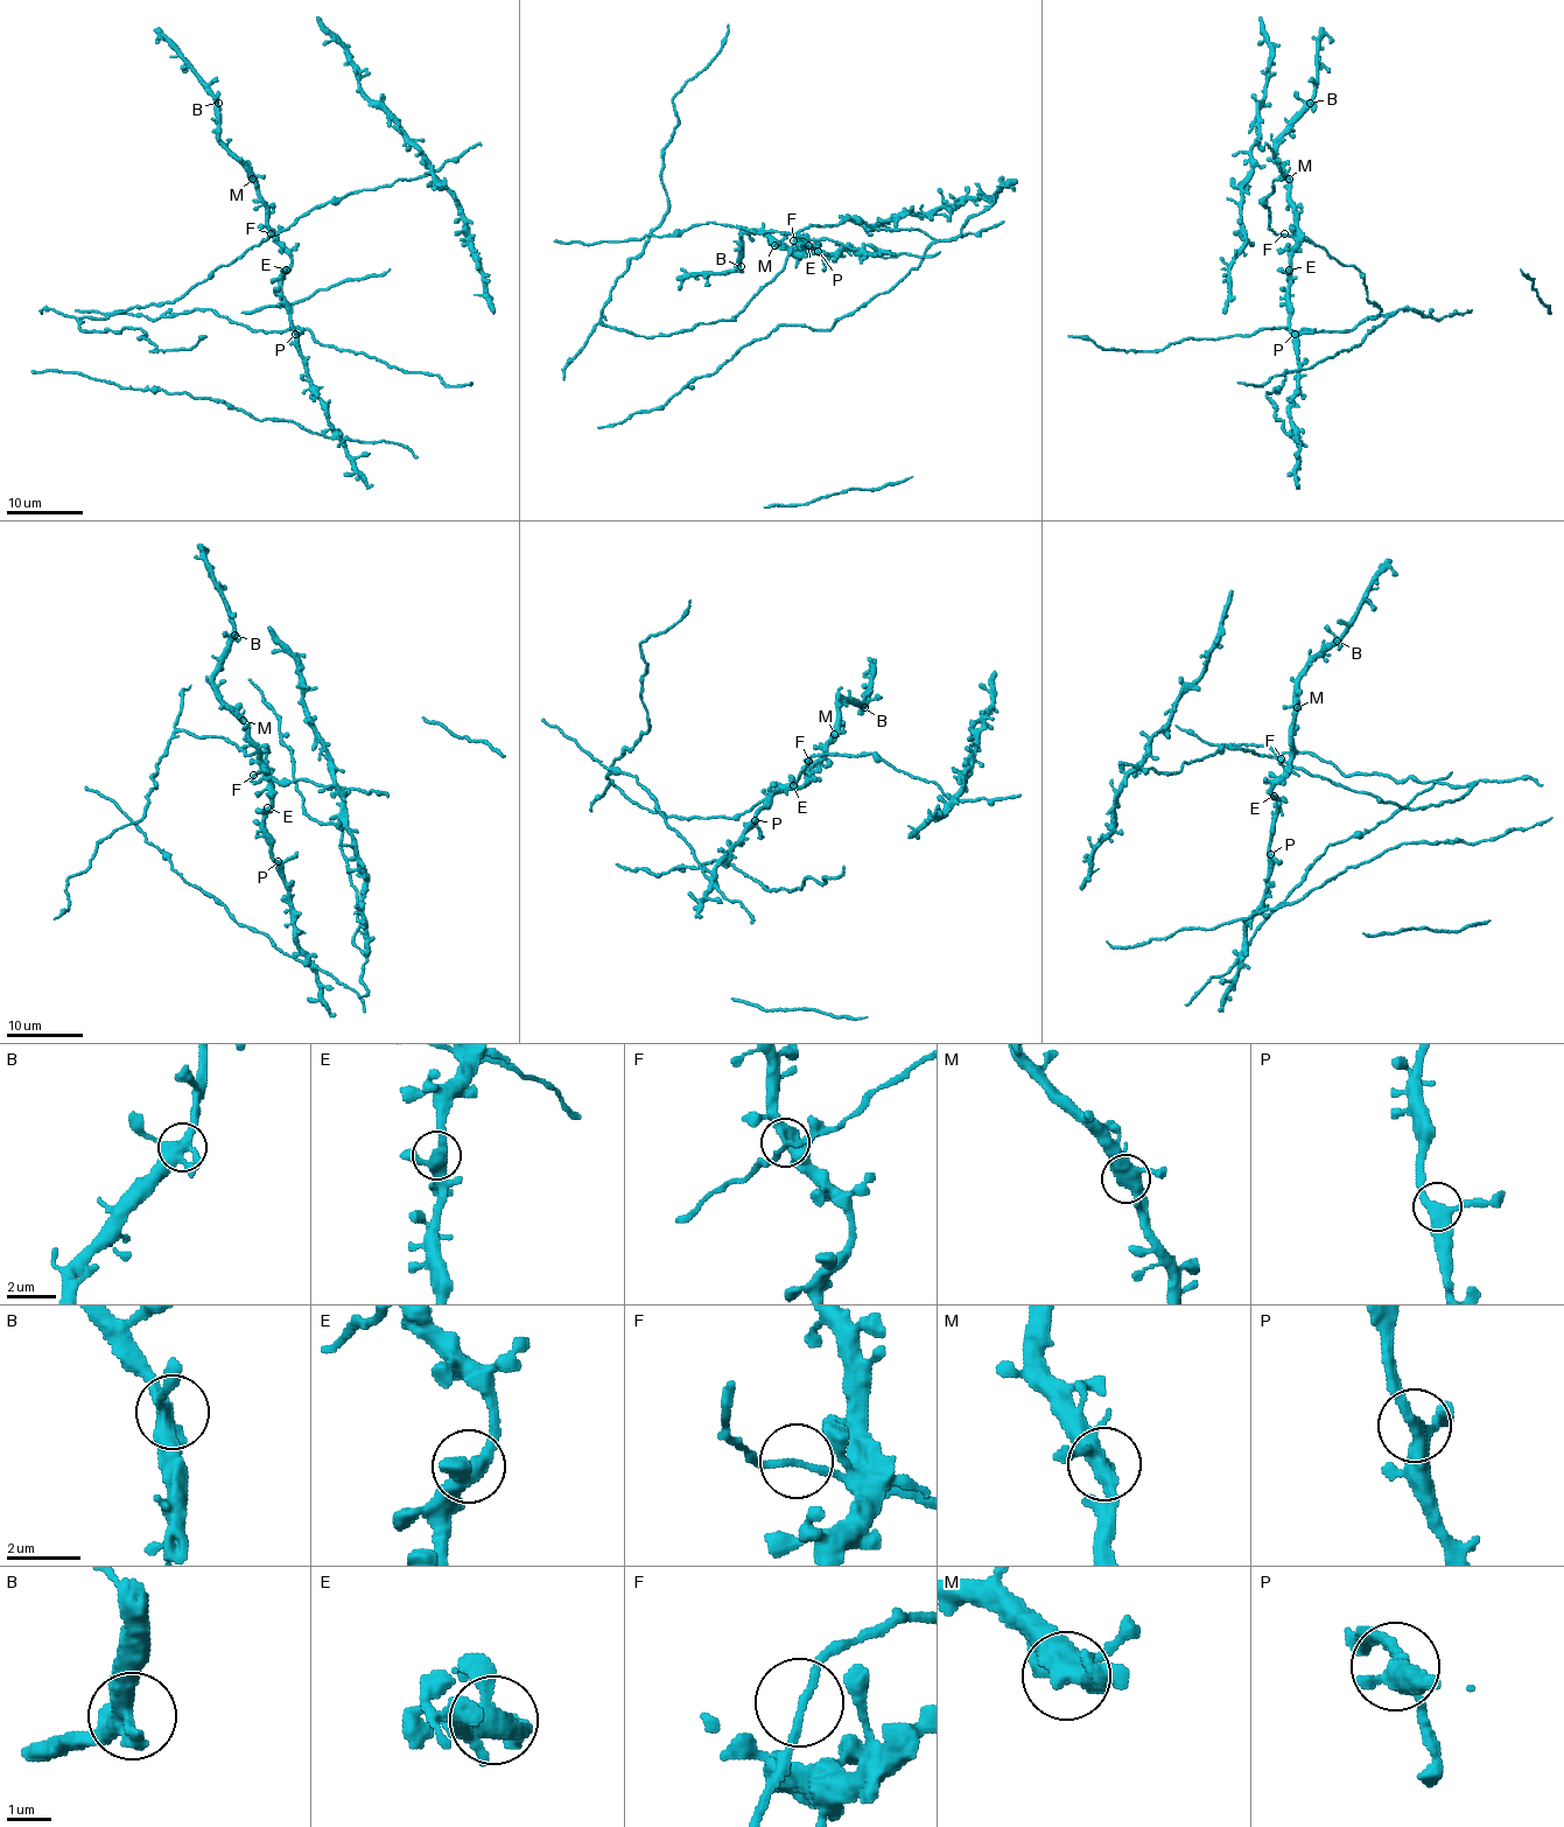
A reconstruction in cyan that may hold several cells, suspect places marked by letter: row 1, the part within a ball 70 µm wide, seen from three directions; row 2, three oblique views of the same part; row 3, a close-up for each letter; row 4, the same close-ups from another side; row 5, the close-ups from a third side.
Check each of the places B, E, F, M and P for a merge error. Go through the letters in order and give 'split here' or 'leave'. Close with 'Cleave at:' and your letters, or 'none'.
B: leave
E: leave
F: leave
M: leave
P: leave
Cleave at: none

